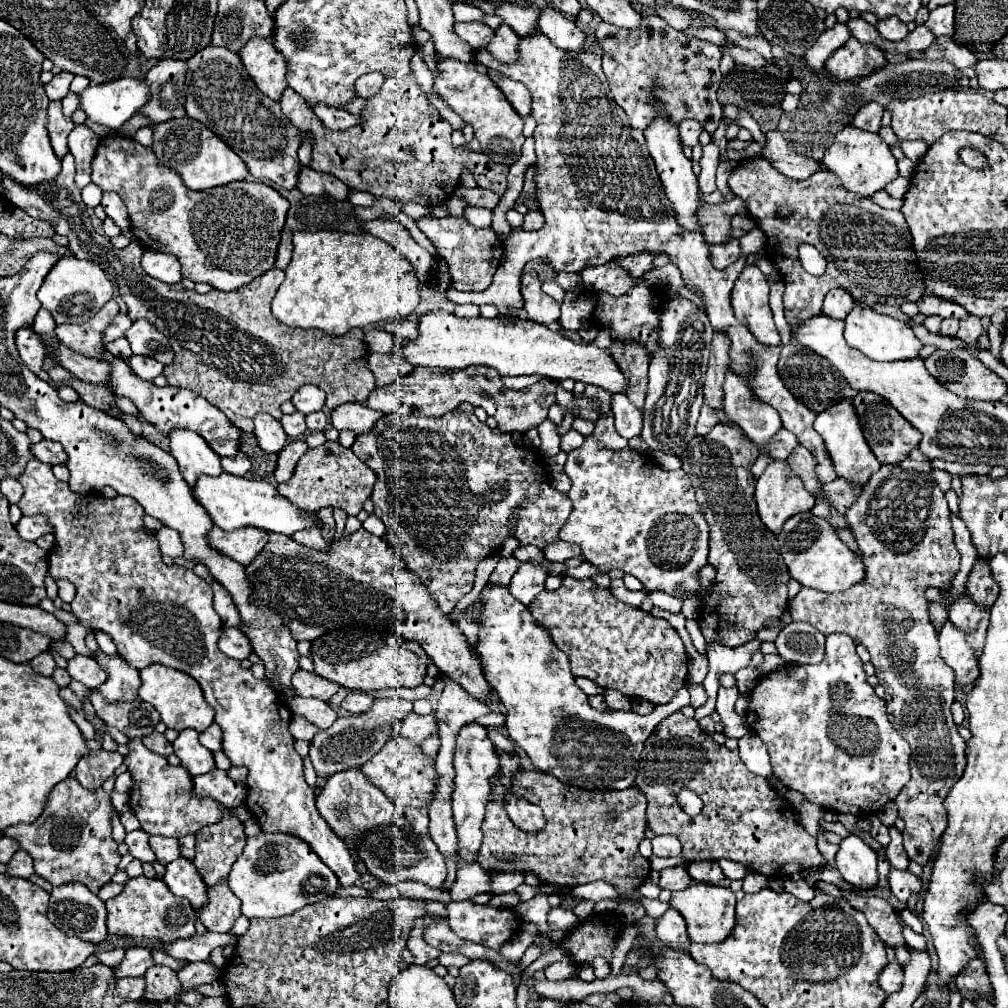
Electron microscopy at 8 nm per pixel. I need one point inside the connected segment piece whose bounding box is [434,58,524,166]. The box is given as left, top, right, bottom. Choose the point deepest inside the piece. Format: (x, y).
(473, 96)

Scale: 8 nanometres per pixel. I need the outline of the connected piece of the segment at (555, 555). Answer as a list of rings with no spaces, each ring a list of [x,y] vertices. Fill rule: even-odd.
[[[562,540],[544,548],[544,554],[552,562],[566,562],[568,558],[580,558],[582,556],[582,552],[578,552],[578,548],[572,548],[572,544],[566,544]]]

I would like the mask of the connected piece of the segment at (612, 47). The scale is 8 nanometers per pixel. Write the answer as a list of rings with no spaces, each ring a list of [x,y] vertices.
[[[658,14],[644,16],[638,28],[614,28],[612,24],[600,22],[596,28],[596,38],[604,52],[604,74],[608,78],[610,90],[618,106],[624,108],[630,126],[644,130],[654,118],[654,110],[648,104],[648,88],[650,76],[664,76],[664,110],[670,114],[674,122],[682,122],[686,118],[698,120],[704,130],[710,134],[718,128],[722,118],[722,106],[716,98],[716,90],[720,86],[720,46],[688,38],[686,34],[674,30],[664,18]]]

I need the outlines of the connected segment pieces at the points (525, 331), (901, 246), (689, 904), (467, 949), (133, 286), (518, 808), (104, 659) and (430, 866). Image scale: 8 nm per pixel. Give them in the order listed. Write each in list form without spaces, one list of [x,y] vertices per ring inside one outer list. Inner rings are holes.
[[[432,310],[418,320],[420,336],[416,340],[404,340],[400,346],[404,358],[412,366],[440,366],[440,368],[468,368],[468,366],[488,366],[496,368],[500,376],[522,376],[522,374],[538,374],[552,380],[580,380],[584,384],[600,386],[612,394],[624,392],[628,380],[612,360],[606,350],[600,350],[592,344],[574,344],[572,340],[564,338],[560,332],[552,332],[548,326],[542,326],[532,320],[520,318],[458,318],[446,310]]]
[[[746,158],[740,162],[734,172],[728,178],[730,190],[740,196],[750,210],[750,216],[756,220],[756,224],[764,230],[768,236],[766,248],[774,252],[774,256],[784,256],[792,260],[792,268],[784,274],[786,290],[784,290],[784,314],[790,324],[796,324],[800,320],[806,320],[810,316],[816,316],[822,310],[822,300],[828,290],[832,288],[844,288],[850,292],[854,300],[860,300],[862,304],[890,304],[890,306],[902,306],[904,302],[916,302],[924,294],[924,282],[920,276],[920,270],[916,266],[916,254],[912,248],[912,238],[908,224],[900,210],[886,210],[874,204],[870,198],[854,196],[854,192],[846,192],[840,186],[840,180],[830,170],[818,170],[814,176],[806,180],[790,180],[782,176],[766,158]],[[778,208],[790,208],[792,214],[782,218],[778,214]],[[802,242],[808,242],[818,248],[818,252],[828,260],[826,272],[822,276],[808,274],[798,258],[798,246]]]
[[[694,882],[690,888],[686,888],[682,892],[674,892],[670,906],[676,908],[684,916],[684,920],[688,924],[690,942],[706,942],[706,944],[722,942],[722,940],[726,940],[726,936],[730,936],[730,932],[734,930],[734,924],[736,924],[736,918],[734,918],[736,898],[730,888]]]
[[[434,922],[430,924],[426,930],[424,930],[424,940],[438,948],[440,952],[456,952],[456,954],[464,954],[468,958],[484,958],[484,960],[490,960],[494,962],[498,968],[506,970],[508,974],[516,976],[518,974],[518,964],[510,964],[506,962],[496,950],[490,950],[486,946],[480,946],[480,944],[470,944],[468,940],[462,940],[458,938],[450,926],[446,922]]]
[[[70,152],[64,156],[62,170],[54,182],[24,188],[4,176],[2,192],[32,218],[46,220],[54,226],[56,234],[68,236],[68,248],[76,258],[94,260],[108,278],[116,282],[128,306],[130,320],[144,318],[166,334],[174,350],[174,362],[164,366],[162,372],[168,386],[188,388],[200,394],[216,408],[222,408],[222,412],[230,416],[230,422],[242,428],[242,432],[252,432],[254,416],[260,412],[280,420],[280,404],[290,400],[304,384],[322,388],[330,410],[346,402],[364,402],[374,390],[374,376],[370,368],[366,368],[368,348],[362,328],[352,328],[344,336],[328,336],[320,330],[288,328],[272,316],[270,300],[284,280],[284,270],[270,270],[234,292],[210,290],[208,294],[186,290],[182,284],[162,284],[146,276],[140,266],[144,250],[136,240],[124,250],[116,250],[110,238],[94,232],[86,204],[74,186],[74,156]]]
[[[508,796],[508,816],[510,820],[514,822],[514,826],[518,826],[522,832],[538,832],[542,826],[546,826],[546,818],[542,814],[542,808],[534,806],[532,802],[526,802],[522,798],[514,798],[514,796]]]
[[[90,632],[86,634],[86,646],[90,648],[90,652],[96,654],[94,660],[108,674],[108,680],[96,688],[102,694],[102,698],[106,698],[106,702],[110,704],[124,702],[124,700],[126,702],[140,700],[138,696],[138,688],[142,686],[140,670],[130,668],[130,664],[126,664],[126,660],[122,660],[118,654],[116,656],[104,654]]]
[[[402,816],[394,820],[390,826],[370,832],[366,840],[362,842],[360,858],[366,864],[370,874],[374,874],[380,882],[388,882],[388,884],[400,884],[406,880],[414,880],[430,888],[440,888],[448,874],[446,862],[442,854],[438,852],[436,844],[430,840],[430,836],[416,834],[412,826],[406,822],[406,818]]]

